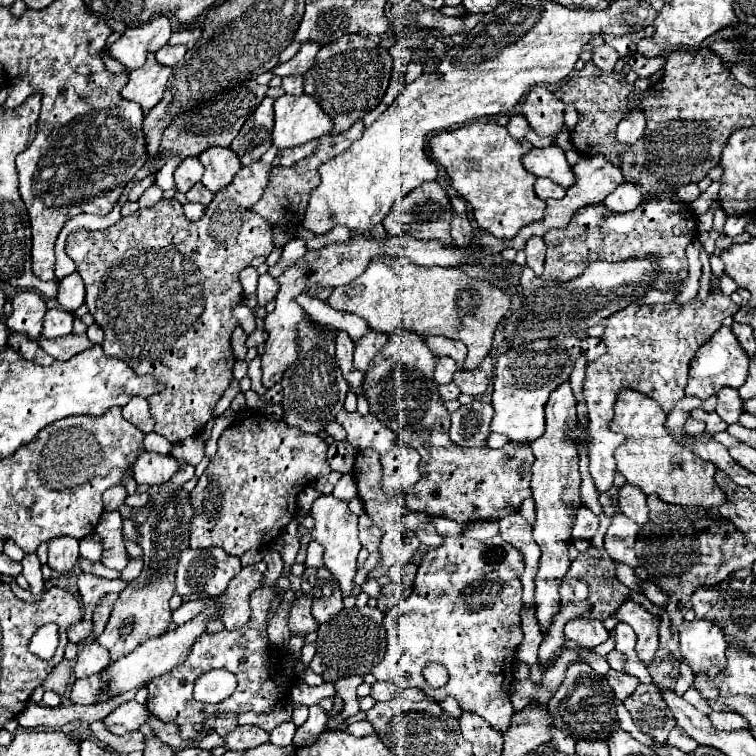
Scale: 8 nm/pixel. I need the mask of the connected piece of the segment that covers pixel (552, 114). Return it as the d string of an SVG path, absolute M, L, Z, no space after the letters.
M537 86L537 90L531 90L523 102L523 116L539 136L559 134L565 126L563 114L565 104L555 98L555 94L545 86Z

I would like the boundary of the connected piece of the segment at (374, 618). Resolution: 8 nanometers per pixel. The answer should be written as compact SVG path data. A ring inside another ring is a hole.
M343 608L337 616L329 618L317 628L317 652L309 664L309 670L321 674L325 680L339 680L343 676L365 676L385 656L385 628L379 608Z

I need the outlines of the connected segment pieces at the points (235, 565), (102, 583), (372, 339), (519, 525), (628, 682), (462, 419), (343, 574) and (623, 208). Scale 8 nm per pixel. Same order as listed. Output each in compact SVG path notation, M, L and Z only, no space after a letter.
M187 548L177 566L177 594L179 596L219 596L229 580L237 576L241 562L237 556L225 554L221 548Z
M81 572L78 577L77 587L81 594L81 604L83 604L83 618L91 618L95 604L109 592L121 592L127 582L121 578L115 580L107 580L107 578L99 578L95 574L85 574Z
M367 332L361 340L355 342L355 356L353 356L353 368L359 372L367 372L373 358L379 354L379 350L385 346L387 336L381 332Z
M517 512L501 518L499 526L501 526L501 538L505 542L509 542L511 546L515 546L523 554L523 562L525 562L525 570L521 574L523 606L527 610L533 610L535 608L535 602L533 602L533 598L535 598L533 578L535 578L535 572L537 572L537 562L539 562L539 546L531 538L531 526Z
M609 670L607 672L607 680L609 680L609 686L613 688L615 696L623 702L625 698L629 698L633 694L633 690L637 688L639 680L633 678L633 676L627 676L623 672L615 672L615 670Z
M473 400L469 406L461 406L451 412L451 440L459 446L483 446L489 436L489 422L493 408L489 402Z
M319 496L313 506L311 506L311 516L315 518L315 526L309 528L309 536L311 540L319 542L325 548L325 568L339 580L341 592L343 596L357 596L361 592L359 586L355 586L353 578L355 578L355 562L357 562L357 554L361 550L359 538L357 538L357 516L351 514L351 510L347 508L347 502L329 496Z
M623 182L615 188L613 194L609 194L603 204L611 210L611 212L629 212L635 210L643 200L643 192L639 186L635 186L635 182Z

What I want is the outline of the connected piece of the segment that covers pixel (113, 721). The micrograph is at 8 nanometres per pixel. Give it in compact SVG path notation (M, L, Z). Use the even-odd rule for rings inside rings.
M129 700L121 706L121 718L111 718L111 714L109 714L103 722L105 722L107 730L113 734L127 734L127 732L139 730L143 724L147 724L151 716L153 714L143 704L139 704L137 700Z

